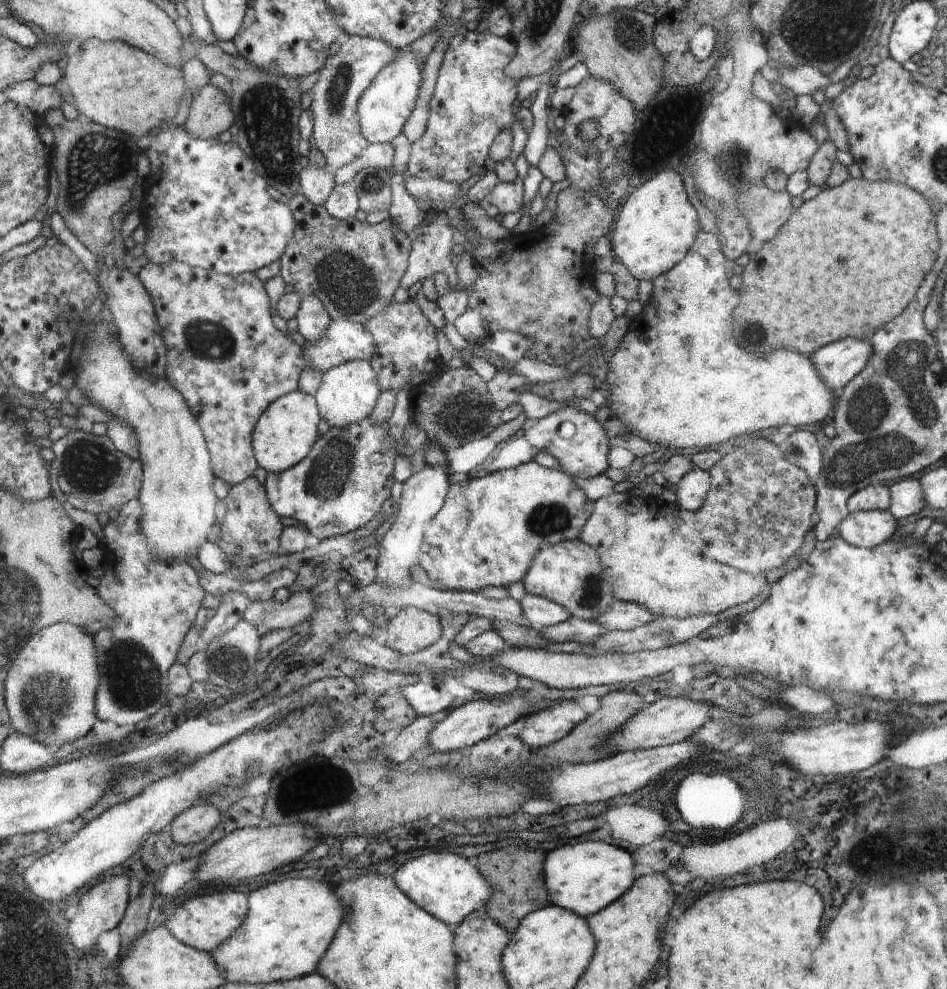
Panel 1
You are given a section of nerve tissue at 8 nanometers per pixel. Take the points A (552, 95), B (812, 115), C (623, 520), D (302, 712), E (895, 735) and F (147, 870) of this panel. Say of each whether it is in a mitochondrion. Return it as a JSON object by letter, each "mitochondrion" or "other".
{"A":"other","B":"other","C":"other","D":"other","E":"other","F":"other"}

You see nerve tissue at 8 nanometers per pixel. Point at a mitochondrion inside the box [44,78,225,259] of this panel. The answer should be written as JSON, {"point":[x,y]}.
{"point":[98,160]}

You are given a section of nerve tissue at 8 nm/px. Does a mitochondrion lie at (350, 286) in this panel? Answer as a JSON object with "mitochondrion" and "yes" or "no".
{"mitochondrion":"yes"}

